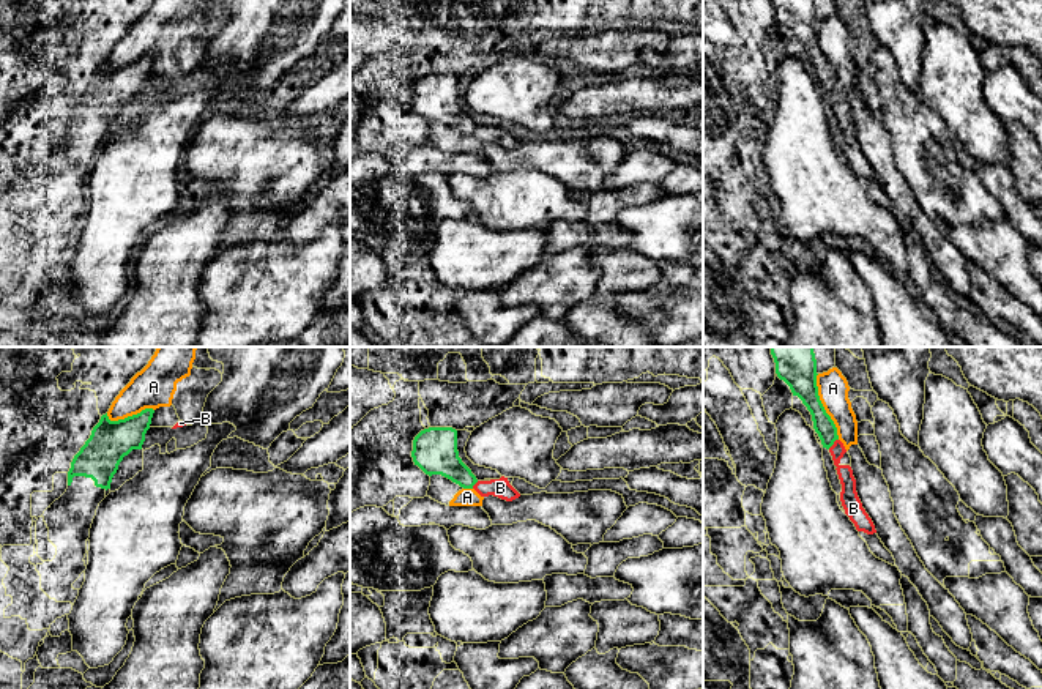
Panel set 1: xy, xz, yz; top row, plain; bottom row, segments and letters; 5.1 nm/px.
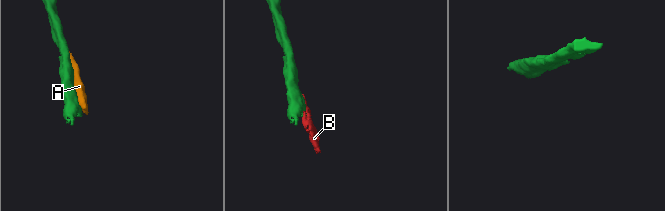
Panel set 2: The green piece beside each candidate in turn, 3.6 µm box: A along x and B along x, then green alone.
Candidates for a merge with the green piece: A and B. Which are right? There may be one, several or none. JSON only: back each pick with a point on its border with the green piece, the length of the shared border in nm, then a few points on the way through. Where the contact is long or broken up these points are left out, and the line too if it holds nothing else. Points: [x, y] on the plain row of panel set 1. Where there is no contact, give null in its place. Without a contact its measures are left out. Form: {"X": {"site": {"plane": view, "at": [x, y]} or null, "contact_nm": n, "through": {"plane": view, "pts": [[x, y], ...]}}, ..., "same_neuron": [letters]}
{"same_neuron": []}

